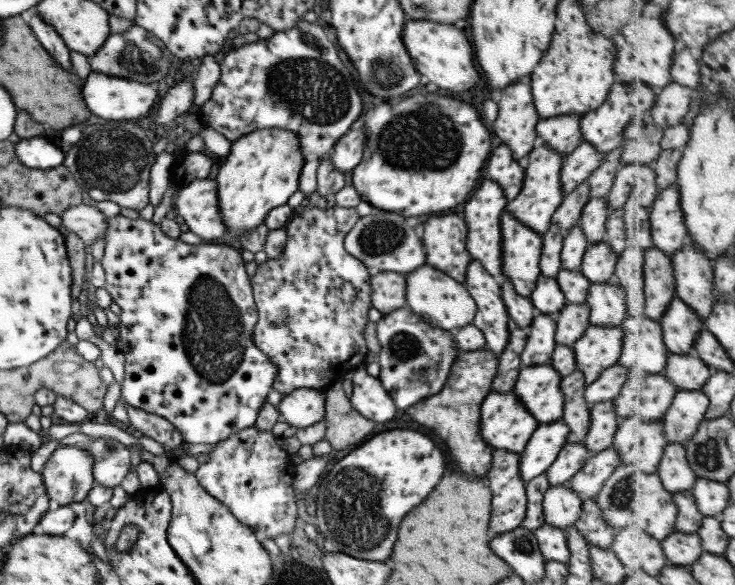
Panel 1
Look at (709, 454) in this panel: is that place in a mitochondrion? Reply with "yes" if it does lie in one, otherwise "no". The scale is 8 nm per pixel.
yes

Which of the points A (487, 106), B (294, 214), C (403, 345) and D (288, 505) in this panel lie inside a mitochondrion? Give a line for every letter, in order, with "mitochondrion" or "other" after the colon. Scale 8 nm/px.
A: other
B: other
C: mitochondrion
D: other

